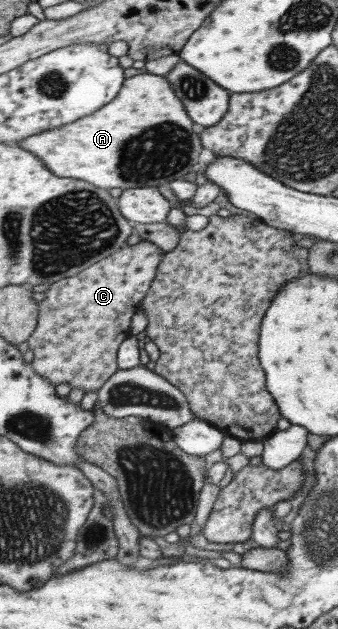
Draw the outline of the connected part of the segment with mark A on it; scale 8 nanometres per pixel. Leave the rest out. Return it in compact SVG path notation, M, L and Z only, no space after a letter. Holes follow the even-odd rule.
M148 72L126 78L120 86L119 93L100 111L48 131L34 133L16 141L22 149L33 153L41 163L44 163L58 177L74 177L86 183L94 183L102 189L118 187L121 190L137 188L138 186L154 187L168 185L171 181L180 180L186 173L195 171L198 165L198 155L202 151L200 133L194 131L193 121L184 111L182 102L172 93L164 76ZM132 145L134 159L128 161L128 147Z

